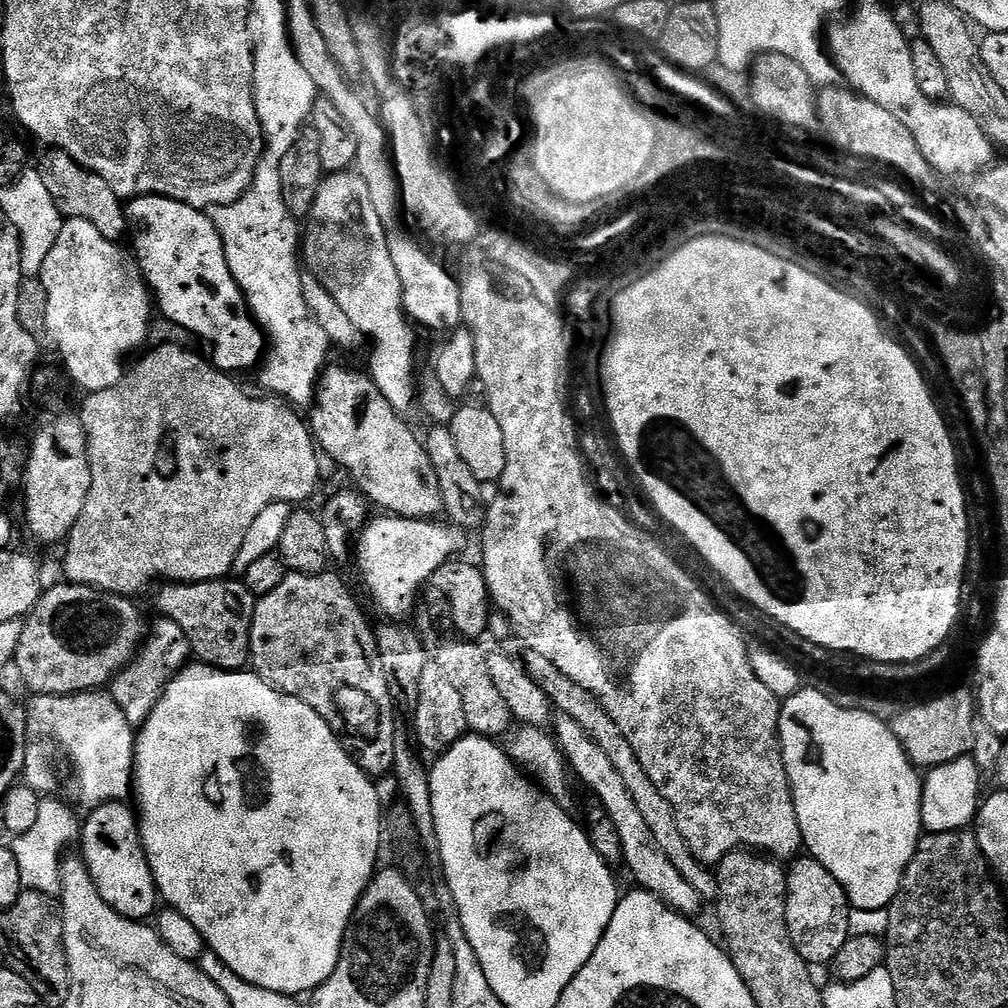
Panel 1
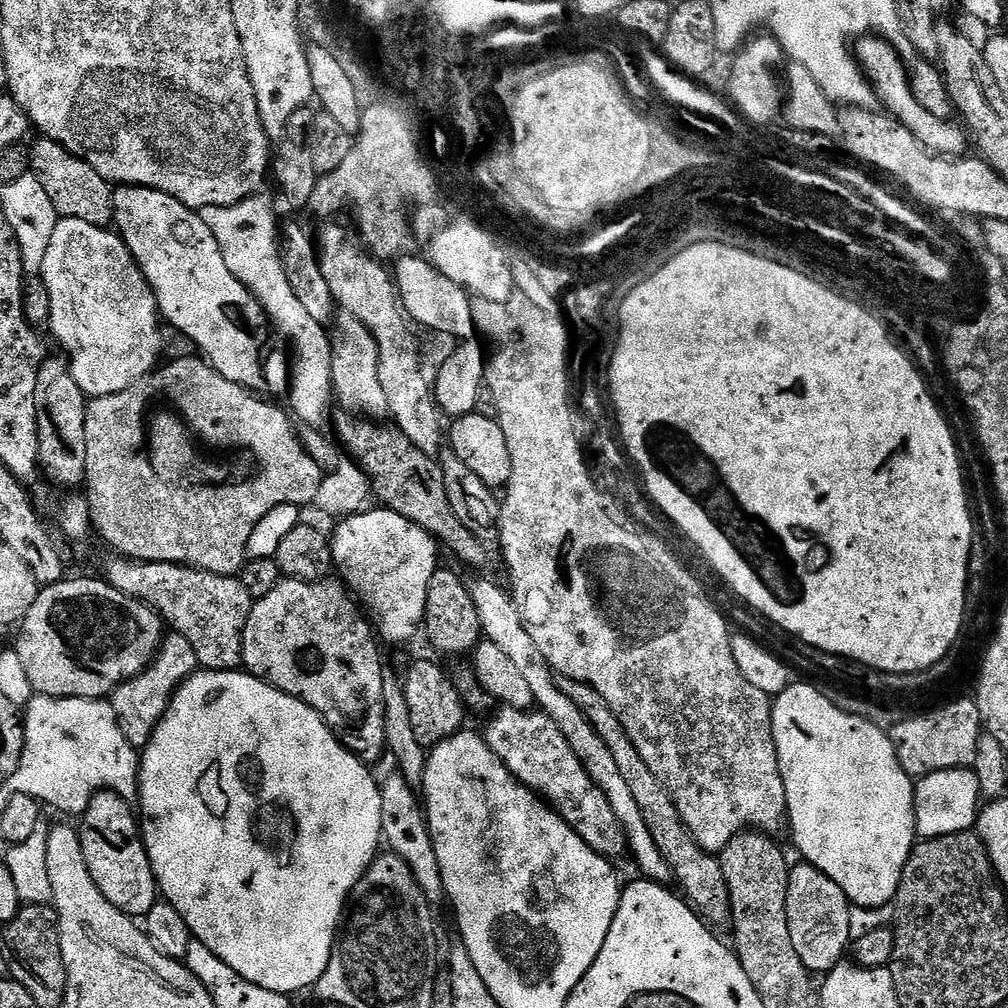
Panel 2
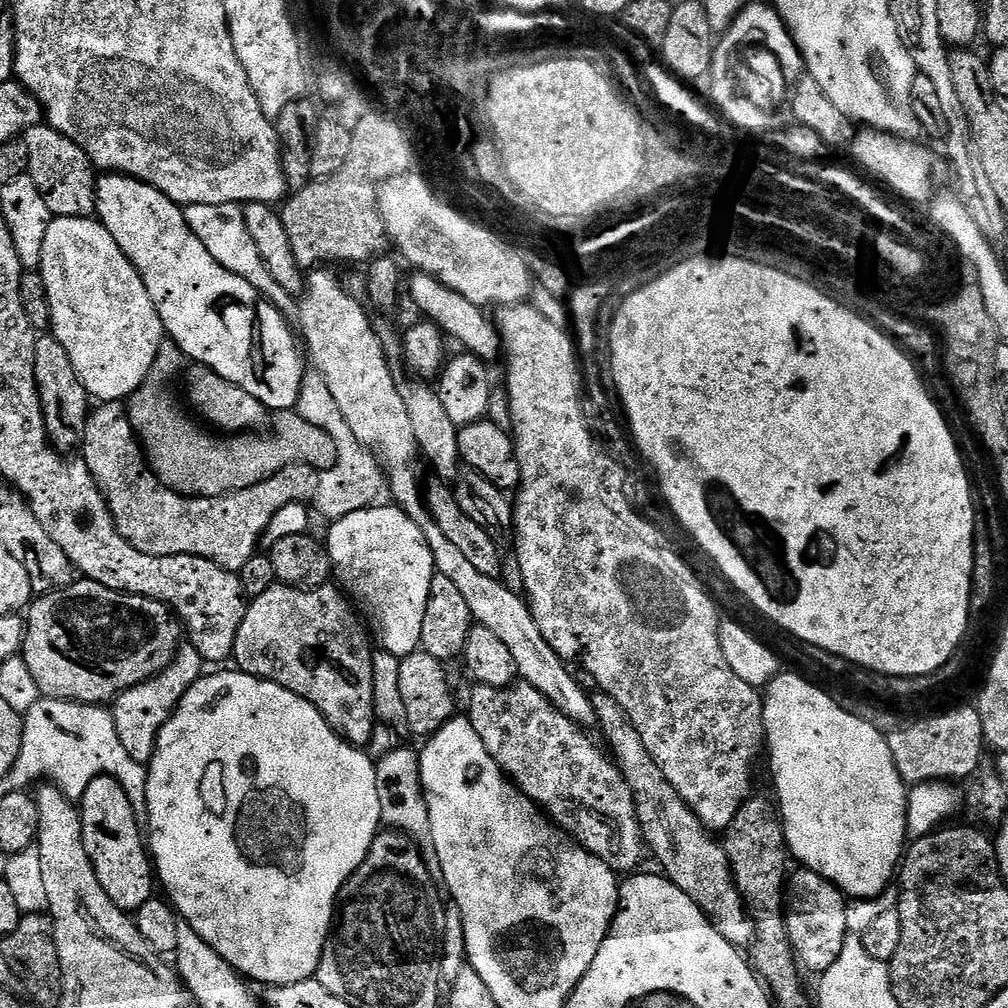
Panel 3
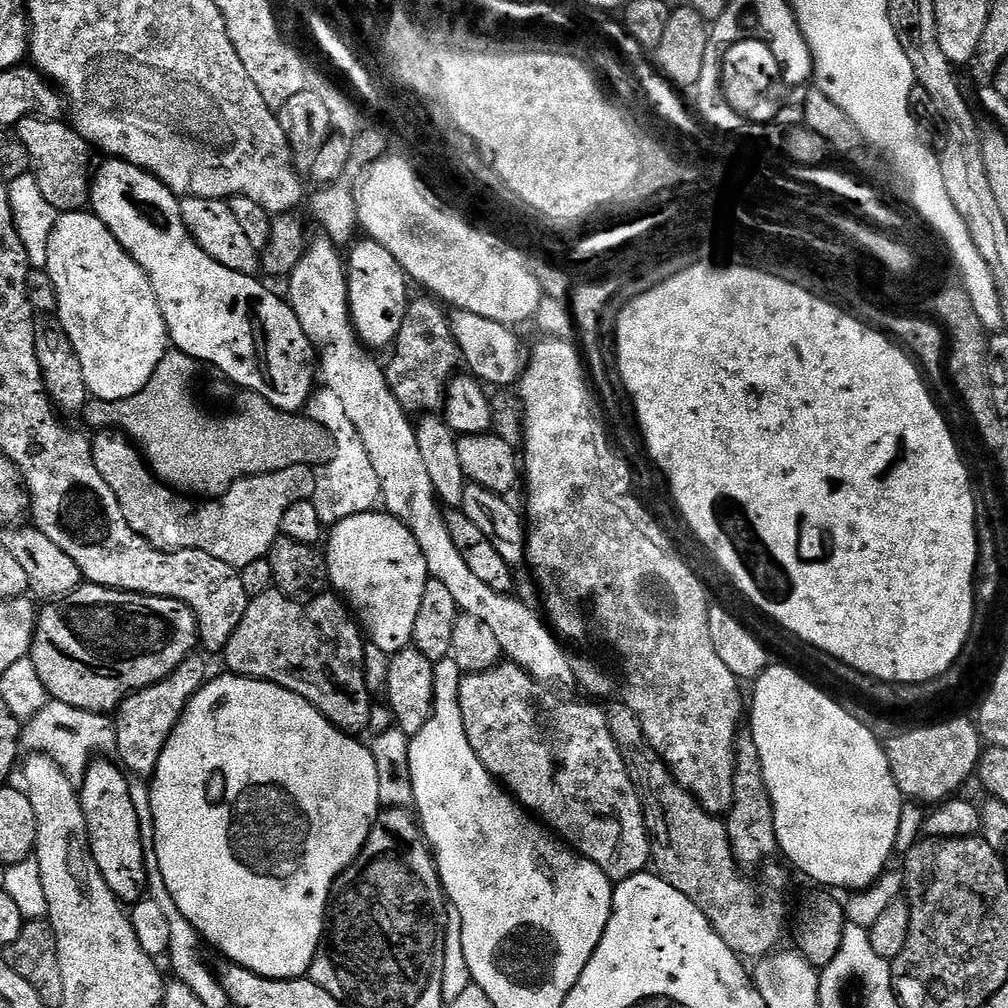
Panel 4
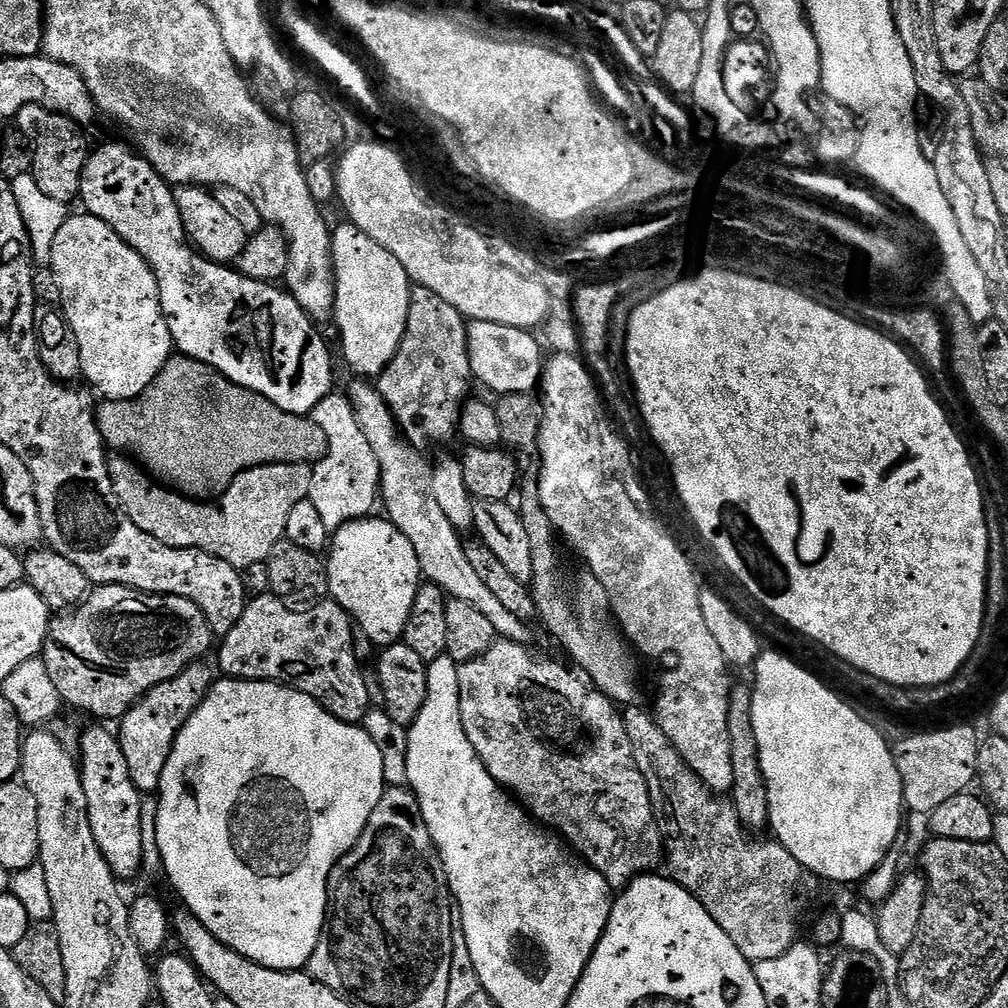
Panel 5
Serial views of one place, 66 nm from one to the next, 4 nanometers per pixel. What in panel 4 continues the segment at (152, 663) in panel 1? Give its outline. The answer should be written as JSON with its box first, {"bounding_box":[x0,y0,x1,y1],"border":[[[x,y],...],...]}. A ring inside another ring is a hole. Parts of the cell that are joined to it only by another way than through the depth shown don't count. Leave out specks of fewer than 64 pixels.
{"bounding_box":[114,654,210,778],"border":[[[193,654],[185,658],[182,666],[178,666],[169,676],[162,678],[154,686],[146,686],[123,700],[114,713],[116,725],[116,751],[119,763],[133,777],[148,778],[158,766],[158,758],[180,720],[180,715],[186,710],[190,698],[194,698],[196,691],[210,679],[208,664],[200,654]]]}

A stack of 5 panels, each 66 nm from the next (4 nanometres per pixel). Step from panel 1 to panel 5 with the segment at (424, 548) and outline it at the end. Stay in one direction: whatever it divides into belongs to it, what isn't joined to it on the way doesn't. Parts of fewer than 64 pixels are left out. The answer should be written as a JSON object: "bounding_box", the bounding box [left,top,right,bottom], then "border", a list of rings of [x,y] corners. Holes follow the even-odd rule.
{"bounding_box":[326,519,422,650],"border":[[[376,519],[351,520],[331,533],[326,563],[328,596],[347,610],[353,624],[366,630],[377,649],[383,650],[403,641],[422,577],[410,538],[394,527],[391,520]]]}

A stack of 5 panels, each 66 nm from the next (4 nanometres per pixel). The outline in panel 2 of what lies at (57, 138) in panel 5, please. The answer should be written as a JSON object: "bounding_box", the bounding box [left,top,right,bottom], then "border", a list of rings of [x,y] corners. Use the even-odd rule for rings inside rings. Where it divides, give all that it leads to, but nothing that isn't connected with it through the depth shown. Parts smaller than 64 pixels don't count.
{"bounding_box":[30,139,112,228],"border":[[[37,139],[36,145],[30,148],[31,175],[42,182],[42,190],[46,190],[50,202],[54,202],[54,210],[60,218],[78,218],[82,222],[90,222],[99,228],[112,224],[110,211],[110,185],[107,180],[94,170],[82,158],[70,154],[53,140]]]}

